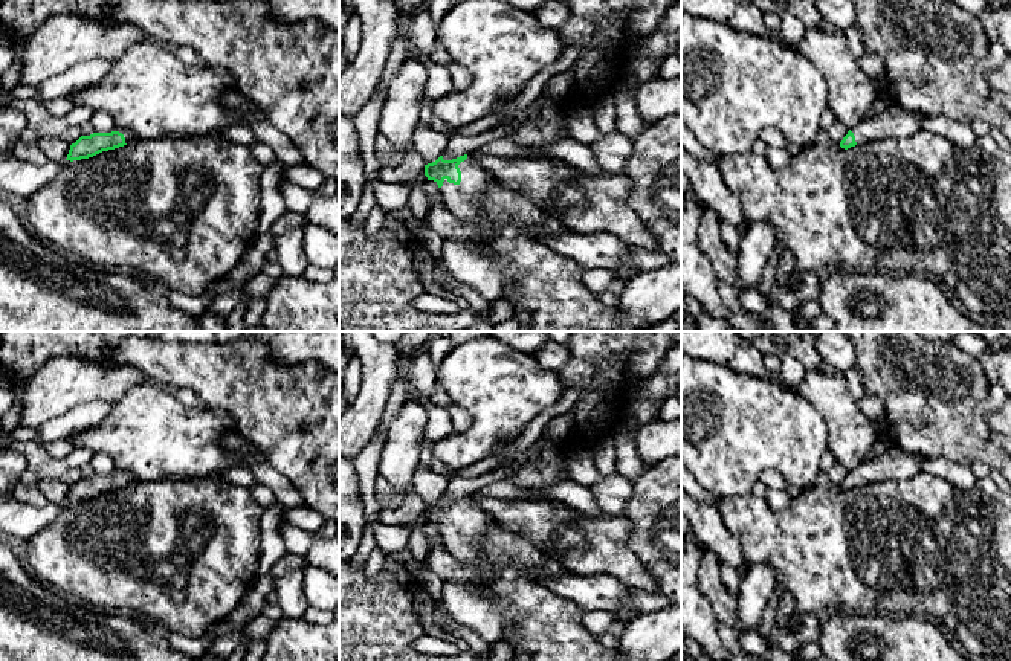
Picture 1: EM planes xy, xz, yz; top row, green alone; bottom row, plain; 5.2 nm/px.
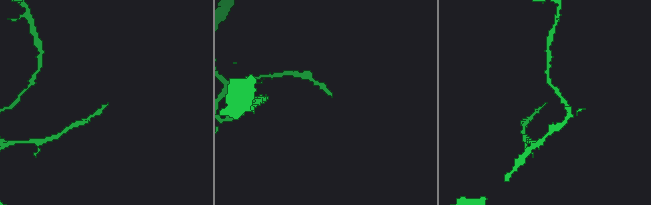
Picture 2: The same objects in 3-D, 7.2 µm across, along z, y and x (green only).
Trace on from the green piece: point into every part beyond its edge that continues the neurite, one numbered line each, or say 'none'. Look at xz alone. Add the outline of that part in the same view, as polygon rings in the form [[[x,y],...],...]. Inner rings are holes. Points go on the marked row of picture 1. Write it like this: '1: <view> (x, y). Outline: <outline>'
1: xz (465, 200). Outline: [[[467,154],[467,159],[458,168],[461,171],[461,182],[454,185],[444,179],[440,188],[443,203],[457,220],[478,221],[486,215],[483,200],[492,183],[492,176],[475,162],[472,154]]]

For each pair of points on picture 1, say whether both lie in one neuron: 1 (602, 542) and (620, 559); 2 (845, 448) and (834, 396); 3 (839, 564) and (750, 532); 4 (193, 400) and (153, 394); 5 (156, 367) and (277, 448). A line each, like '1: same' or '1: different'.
1: same
2: same
3: same
4: different
5: same

